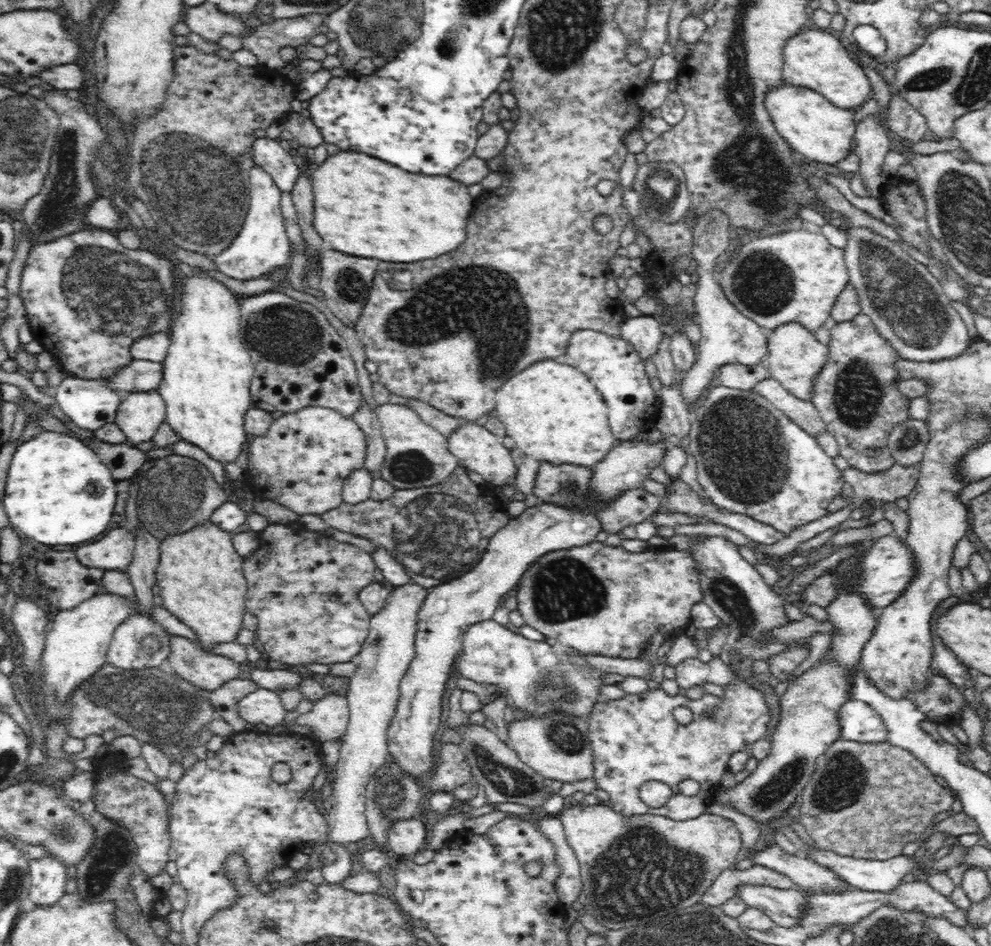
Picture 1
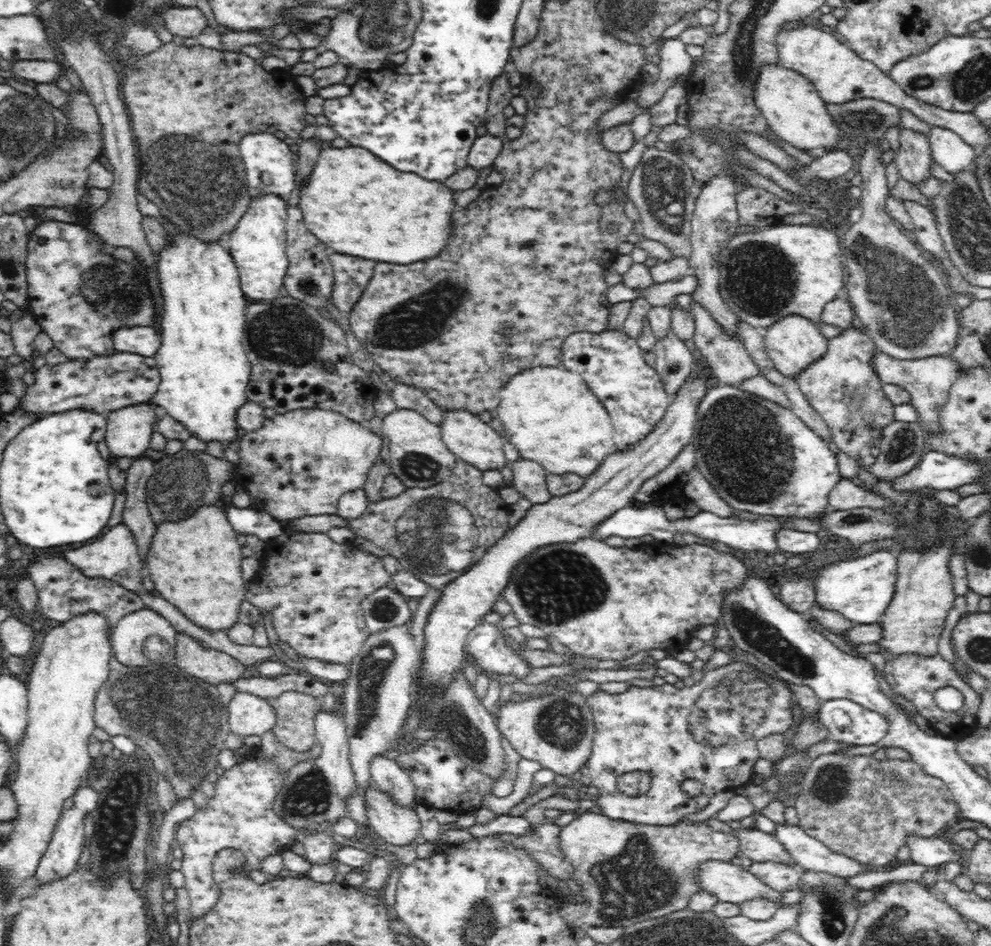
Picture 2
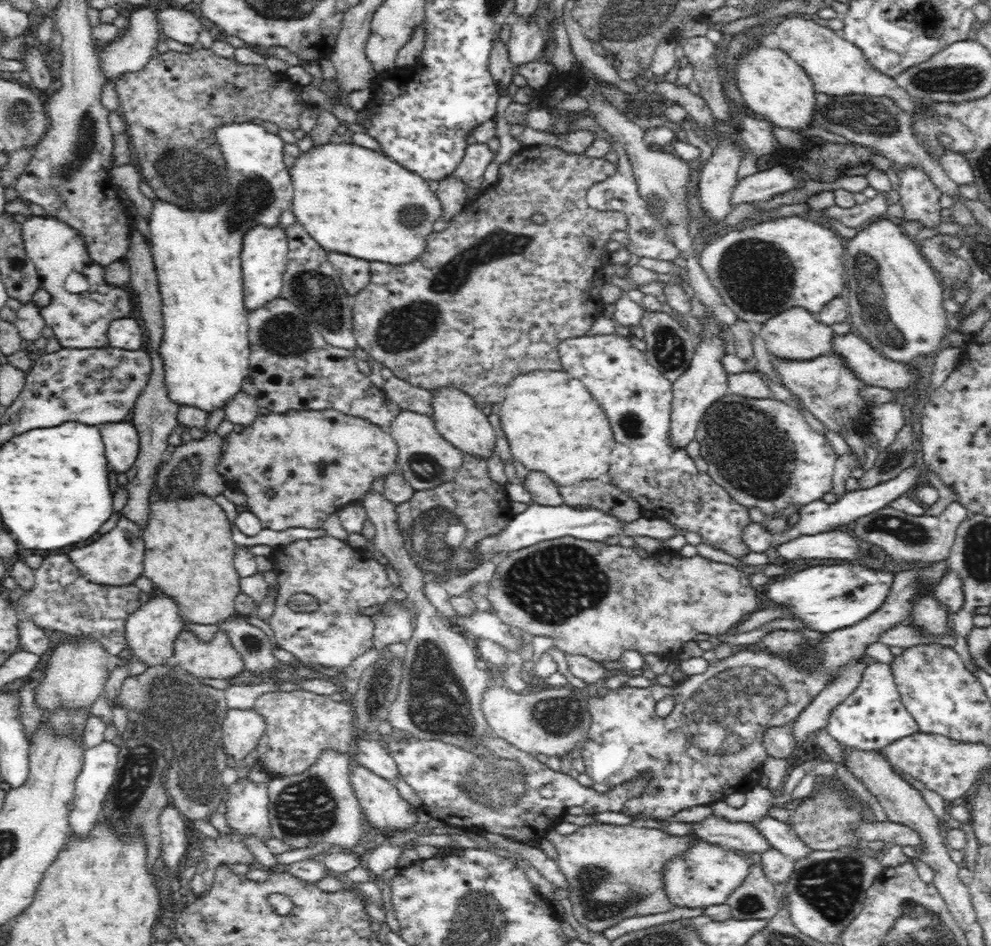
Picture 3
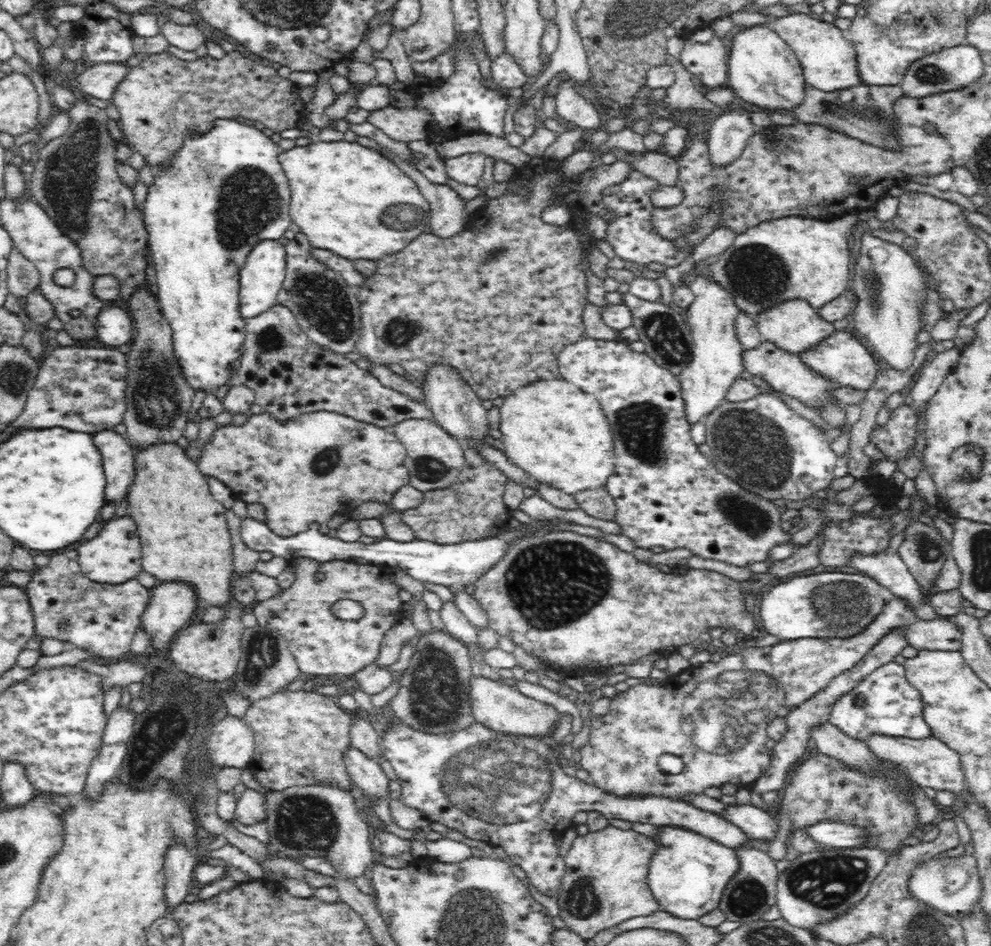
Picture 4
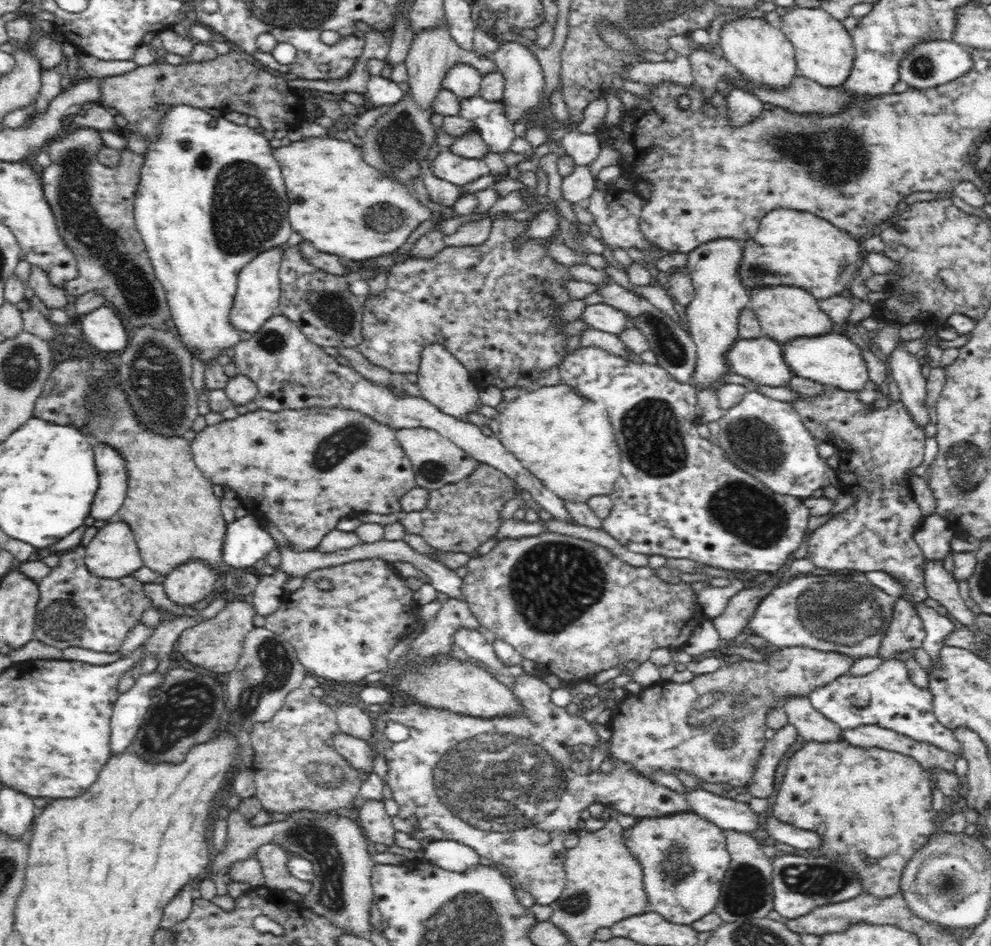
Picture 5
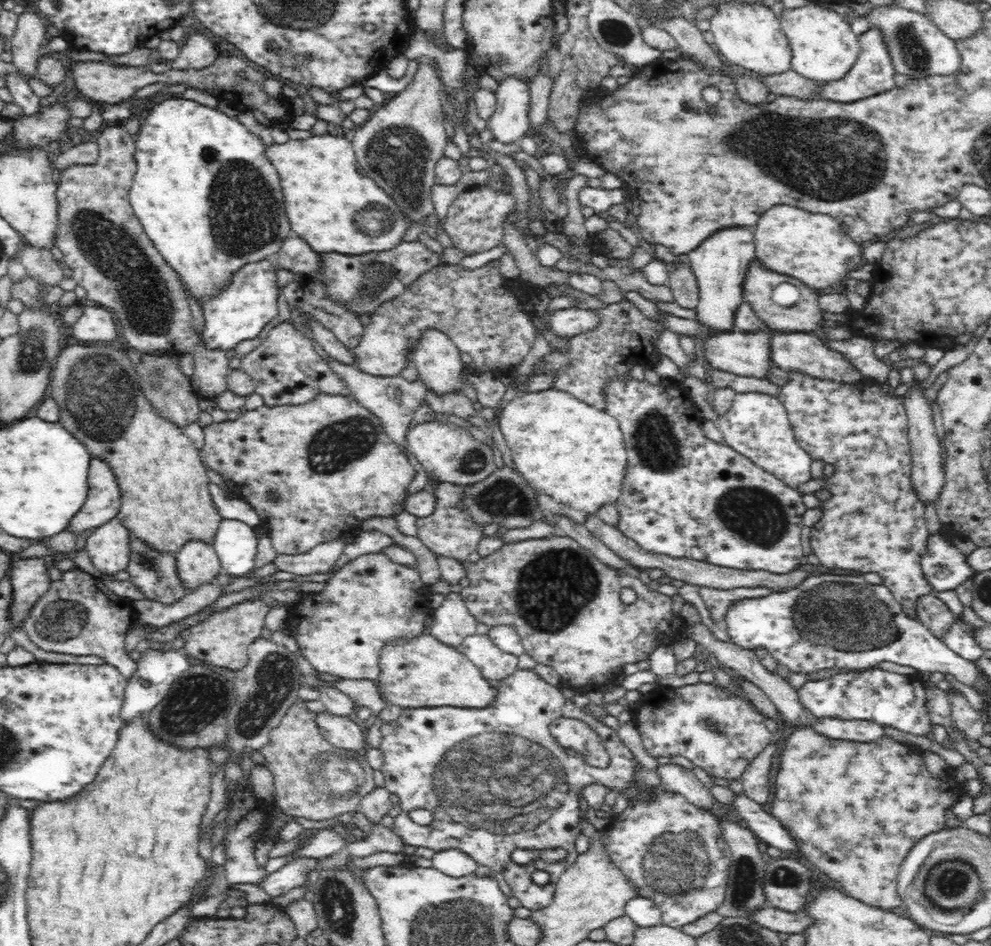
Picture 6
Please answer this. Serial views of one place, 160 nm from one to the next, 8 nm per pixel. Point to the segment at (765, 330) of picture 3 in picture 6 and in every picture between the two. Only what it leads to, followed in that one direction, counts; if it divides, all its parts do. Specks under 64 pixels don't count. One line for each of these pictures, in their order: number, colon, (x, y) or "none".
4: (794, 326)
5: (784, 312)
6: (805, 316)

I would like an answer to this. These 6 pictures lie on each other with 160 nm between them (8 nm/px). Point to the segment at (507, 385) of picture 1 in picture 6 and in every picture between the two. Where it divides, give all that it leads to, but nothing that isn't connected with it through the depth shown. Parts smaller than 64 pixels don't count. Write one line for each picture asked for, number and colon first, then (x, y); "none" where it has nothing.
2: (549, 413)
3: (553, 424)
4: (559, 434)
5: (565, 440)
6: (572, 451)

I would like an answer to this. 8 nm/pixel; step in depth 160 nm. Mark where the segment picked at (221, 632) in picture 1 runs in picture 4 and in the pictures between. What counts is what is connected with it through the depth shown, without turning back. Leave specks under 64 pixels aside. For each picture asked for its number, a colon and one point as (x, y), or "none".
2: (195, 564)
3: (189, 555)
4: (185, 537)

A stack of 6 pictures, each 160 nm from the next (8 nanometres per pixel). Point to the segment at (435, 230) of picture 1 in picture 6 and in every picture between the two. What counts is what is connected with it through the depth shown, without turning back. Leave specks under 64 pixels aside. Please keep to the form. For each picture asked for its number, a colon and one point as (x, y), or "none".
2: (356, 204)
3: (349, 198)
4: (350, 199)
5: (336, 202)
6: (331, 205)

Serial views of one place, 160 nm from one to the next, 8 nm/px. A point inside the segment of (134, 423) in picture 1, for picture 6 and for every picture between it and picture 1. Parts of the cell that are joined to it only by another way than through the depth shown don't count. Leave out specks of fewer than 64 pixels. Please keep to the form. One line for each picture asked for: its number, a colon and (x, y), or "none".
2: (129, 429)
3: (121, 440)
4: (118, 454)
5: (113, 485)
6: (104, 499)

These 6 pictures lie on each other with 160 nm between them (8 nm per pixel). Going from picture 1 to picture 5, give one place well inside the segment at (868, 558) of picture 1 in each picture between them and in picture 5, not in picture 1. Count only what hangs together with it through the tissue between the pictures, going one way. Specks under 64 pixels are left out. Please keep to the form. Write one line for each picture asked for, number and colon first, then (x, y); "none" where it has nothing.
2: (860, 589)
3: (827, 598)
4: (831, 604)
5: (848, 614)

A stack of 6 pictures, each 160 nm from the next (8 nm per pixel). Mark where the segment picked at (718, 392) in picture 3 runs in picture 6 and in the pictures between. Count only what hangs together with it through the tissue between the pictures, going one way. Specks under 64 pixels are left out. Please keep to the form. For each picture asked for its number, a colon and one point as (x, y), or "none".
4: (717, 357)
5: (713, 316)
6: (720, 263)

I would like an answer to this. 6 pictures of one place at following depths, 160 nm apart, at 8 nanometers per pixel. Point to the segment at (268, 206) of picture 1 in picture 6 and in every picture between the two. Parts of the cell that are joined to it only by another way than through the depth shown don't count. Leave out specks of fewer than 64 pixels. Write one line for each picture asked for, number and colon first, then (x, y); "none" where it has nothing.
2: (258, 244)
3: (264, 259)
4: (260, 279)
5: (256, 300)
6: (249, 303)

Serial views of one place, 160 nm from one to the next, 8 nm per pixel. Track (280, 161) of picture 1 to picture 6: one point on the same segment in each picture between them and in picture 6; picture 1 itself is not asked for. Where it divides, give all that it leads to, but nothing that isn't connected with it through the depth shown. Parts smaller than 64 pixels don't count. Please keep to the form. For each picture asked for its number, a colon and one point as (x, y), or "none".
2: (270, 168)
3: (205, 352)
4: (226, 191)
5: (211, 196)
6: (203, 192)

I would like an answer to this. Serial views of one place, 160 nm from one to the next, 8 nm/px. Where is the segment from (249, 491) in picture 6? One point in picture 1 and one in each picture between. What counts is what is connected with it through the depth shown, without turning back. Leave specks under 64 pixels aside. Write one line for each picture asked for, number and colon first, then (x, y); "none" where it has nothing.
1: (302, 461)
2: (299, 463)
3: (314, 461)
4: (302, 469)
5: (303, 470)

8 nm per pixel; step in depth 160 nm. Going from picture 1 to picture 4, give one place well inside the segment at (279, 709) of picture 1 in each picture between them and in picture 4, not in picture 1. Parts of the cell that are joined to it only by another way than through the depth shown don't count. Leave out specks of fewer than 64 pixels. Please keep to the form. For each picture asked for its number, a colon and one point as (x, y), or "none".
2: (248, 714)
3: (242, 728)
4: (232, 743)

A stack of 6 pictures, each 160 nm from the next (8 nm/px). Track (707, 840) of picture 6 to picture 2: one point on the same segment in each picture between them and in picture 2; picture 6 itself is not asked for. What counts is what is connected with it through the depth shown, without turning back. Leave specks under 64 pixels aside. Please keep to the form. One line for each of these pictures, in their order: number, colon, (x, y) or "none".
2: (729, 881)
3: (706, 875)
4: (688, 874)
5: (684, 857)

